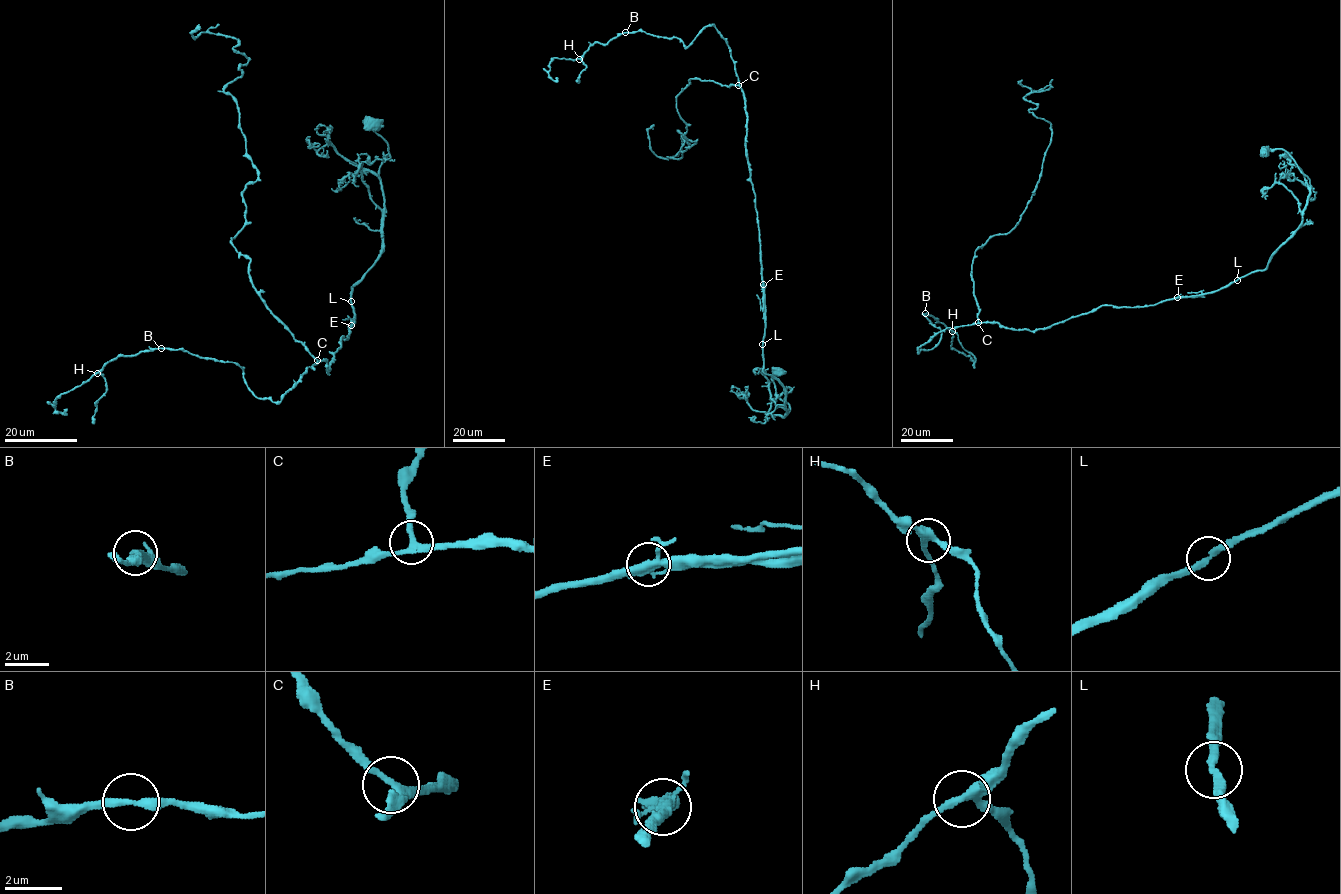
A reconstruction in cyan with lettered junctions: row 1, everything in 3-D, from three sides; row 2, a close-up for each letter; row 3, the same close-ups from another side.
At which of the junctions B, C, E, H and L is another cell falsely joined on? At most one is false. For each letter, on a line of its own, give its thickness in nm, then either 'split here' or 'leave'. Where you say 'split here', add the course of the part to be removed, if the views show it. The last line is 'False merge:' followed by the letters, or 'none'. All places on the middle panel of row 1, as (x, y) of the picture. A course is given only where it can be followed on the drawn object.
B: 280 nm thick; leave
C: 240 nm thick; leave
E: 360 nm thick; split here; foreign part runs (763, 284), (762, 308), (756, 294)
H: 280 nm thick; leave
L: 280 nm thick; leave
False merge: E

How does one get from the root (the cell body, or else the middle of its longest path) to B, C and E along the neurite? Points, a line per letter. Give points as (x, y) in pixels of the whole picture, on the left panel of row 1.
B: (371, 125), (388, 151), (382, 253), (351, 287), (329, 371), (307, 367), (273, 402), (234, 362), (160, 348)
C: (371, 125), (365, 121), (388, 151), (378, 172), (382, 253), (351, 287), (354, 322), (329, 371), (317, 360)
E: (371, 125), (365, 121), (387, 143), (388, 151), (378, 172), (384, 198), (382, 253), (351, 287), (351, 326)

